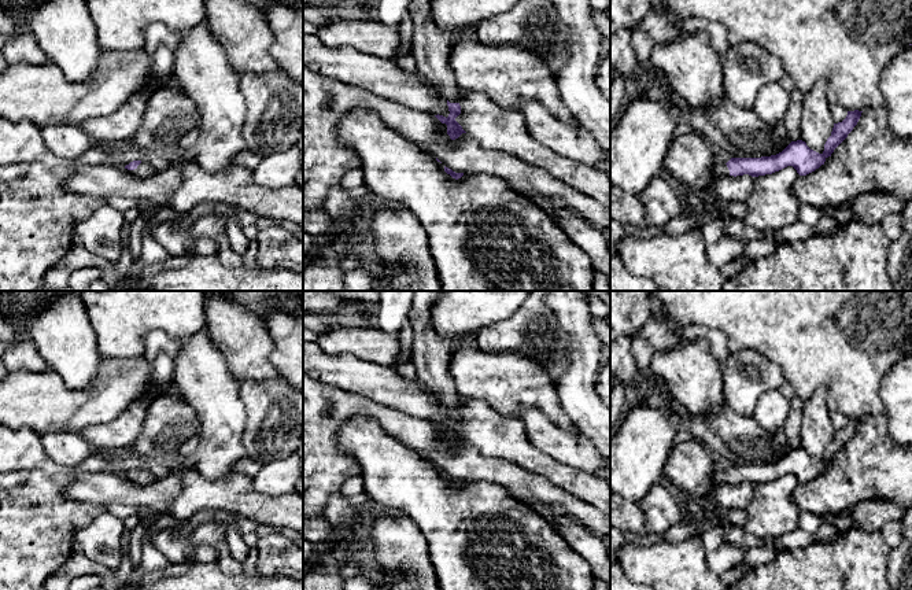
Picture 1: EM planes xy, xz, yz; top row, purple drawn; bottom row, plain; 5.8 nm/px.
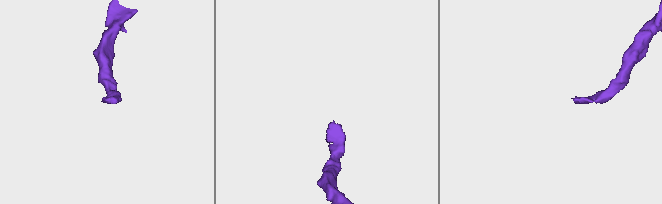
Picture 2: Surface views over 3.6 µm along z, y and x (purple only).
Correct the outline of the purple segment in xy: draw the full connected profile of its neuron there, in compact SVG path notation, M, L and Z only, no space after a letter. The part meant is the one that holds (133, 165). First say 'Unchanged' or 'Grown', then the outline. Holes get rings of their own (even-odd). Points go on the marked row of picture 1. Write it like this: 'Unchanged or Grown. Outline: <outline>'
Grown. Outline: M133 161L129 165L126 165L125 169L141 178L151 177L156 173L156 169L151 163L141 161Z

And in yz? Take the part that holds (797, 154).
Grown. Outline: M848 111L846 118L842 122L834 123L831 136L824 144L821 154L811 150L805 141L791 141L782 152L771 156L761 158L731 158L727 163L713 165L712 178L713 181L724 176L743 176L752 177L772 174L787 166L793 166L800 176L806 176L831 156L834 150L848 137L848 134L857 125L863 111Z

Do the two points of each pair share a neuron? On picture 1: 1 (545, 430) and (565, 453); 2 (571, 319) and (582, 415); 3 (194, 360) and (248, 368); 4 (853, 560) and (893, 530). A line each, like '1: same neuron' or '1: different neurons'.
1: same neuron
2: same neuron
3: different neurons
4: different neurons

